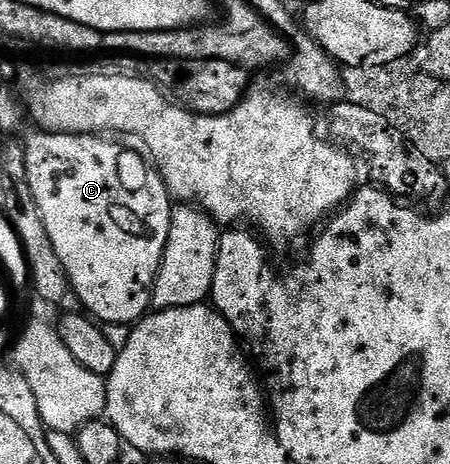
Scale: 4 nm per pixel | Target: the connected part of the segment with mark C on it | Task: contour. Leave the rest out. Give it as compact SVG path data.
M34 133L25 139L25 172L29 176L29 188L33 192L33 200L37 200L37 212L41 212L41 221L45 223L45 228L49 231L49 240L53 240L53 249L57 252L61 264L65 264L65 272L69 276L71 287L75 289L77 296L83 302L83 310L103 324L108 324L107 322L138 323L148 313L151 306L151 288L155 284L155 277L159 271L169 236L173 199L170 192L167 191L162 176L138 149L136 149L137 151L126 150L125 147L110 142L110 140L115 141L110 137L98 134Z

